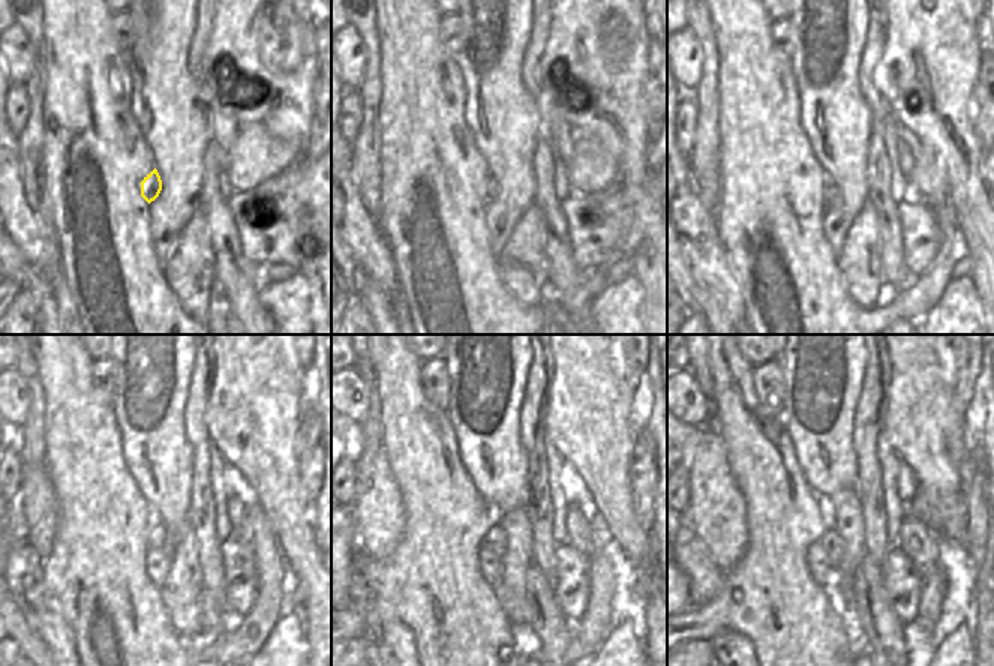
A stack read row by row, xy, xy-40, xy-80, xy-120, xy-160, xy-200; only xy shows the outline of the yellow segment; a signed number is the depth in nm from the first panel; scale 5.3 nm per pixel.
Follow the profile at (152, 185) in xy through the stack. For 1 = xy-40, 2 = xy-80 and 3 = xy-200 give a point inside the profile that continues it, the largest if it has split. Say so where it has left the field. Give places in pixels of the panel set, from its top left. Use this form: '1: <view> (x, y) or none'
1: xy-40 (488, 191)
2: xy-80 (829, 194)
3: xy-200 (831, 542)

